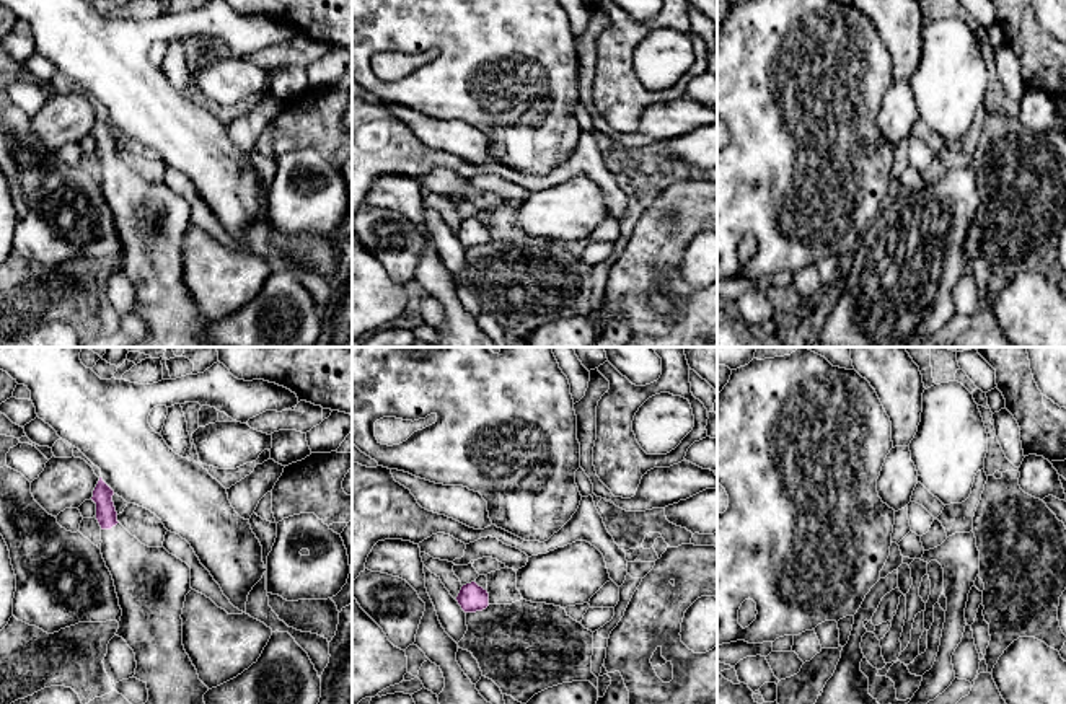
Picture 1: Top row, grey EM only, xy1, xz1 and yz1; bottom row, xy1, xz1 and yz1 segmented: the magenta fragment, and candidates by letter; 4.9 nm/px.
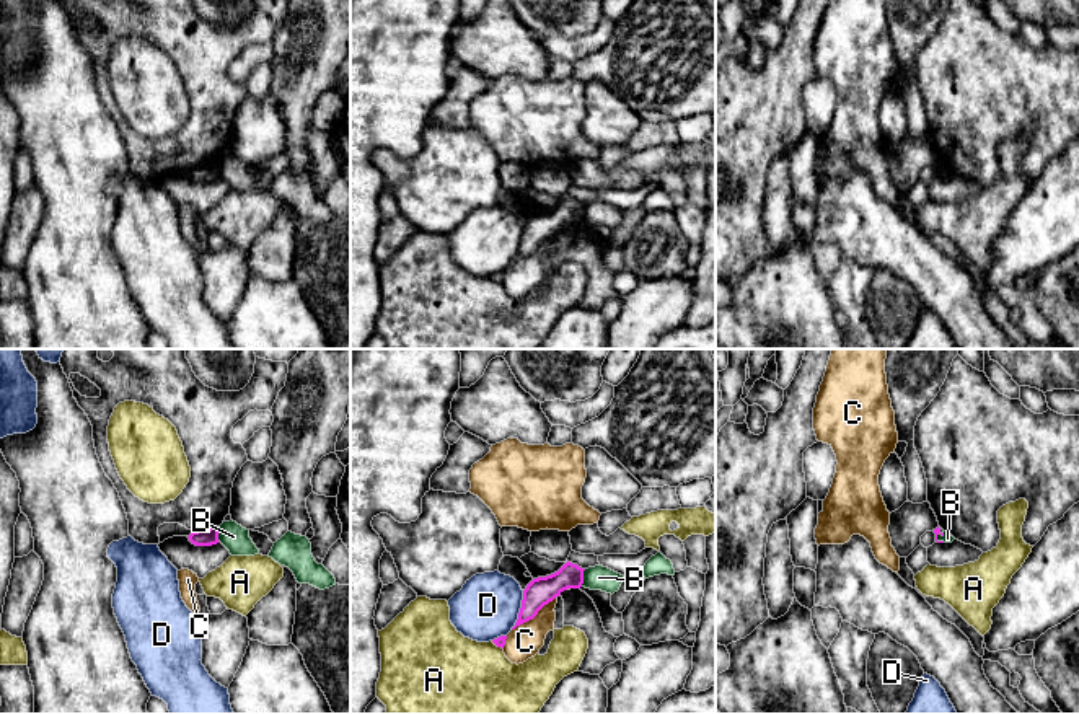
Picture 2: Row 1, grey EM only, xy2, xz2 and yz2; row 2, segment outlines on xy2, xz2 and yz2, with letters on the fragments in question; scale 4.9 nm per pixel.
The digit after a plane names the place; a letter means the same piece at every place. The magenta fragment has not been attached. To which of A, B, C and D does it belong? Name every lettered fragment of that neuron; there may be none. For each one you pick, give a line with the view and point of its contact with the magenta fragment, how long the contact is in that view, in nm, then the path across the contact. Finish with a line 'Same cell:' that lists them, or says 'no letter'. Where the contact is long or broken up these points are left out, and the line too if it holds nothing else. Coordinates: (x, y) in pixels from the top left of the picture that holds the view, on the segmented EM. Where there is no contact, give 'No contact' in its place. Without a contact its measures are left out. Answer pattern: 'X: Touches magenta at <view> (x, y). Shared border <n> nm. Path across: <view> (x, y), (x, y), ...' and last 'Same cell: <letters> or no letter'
Same cell: no letter

